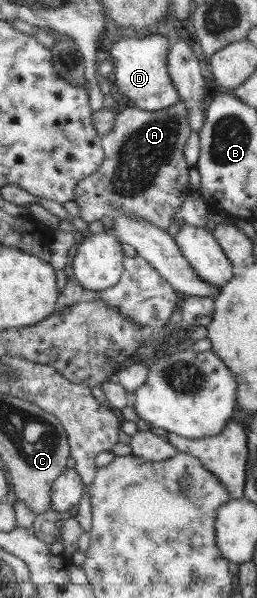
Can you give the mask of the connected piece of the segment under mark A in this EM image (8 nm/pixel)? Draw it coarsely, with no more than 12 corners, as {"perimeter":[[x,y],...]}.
{"perimeter":[[186,103],[127,104],[76,184],[82,221],[168,229],[192,192]]}

